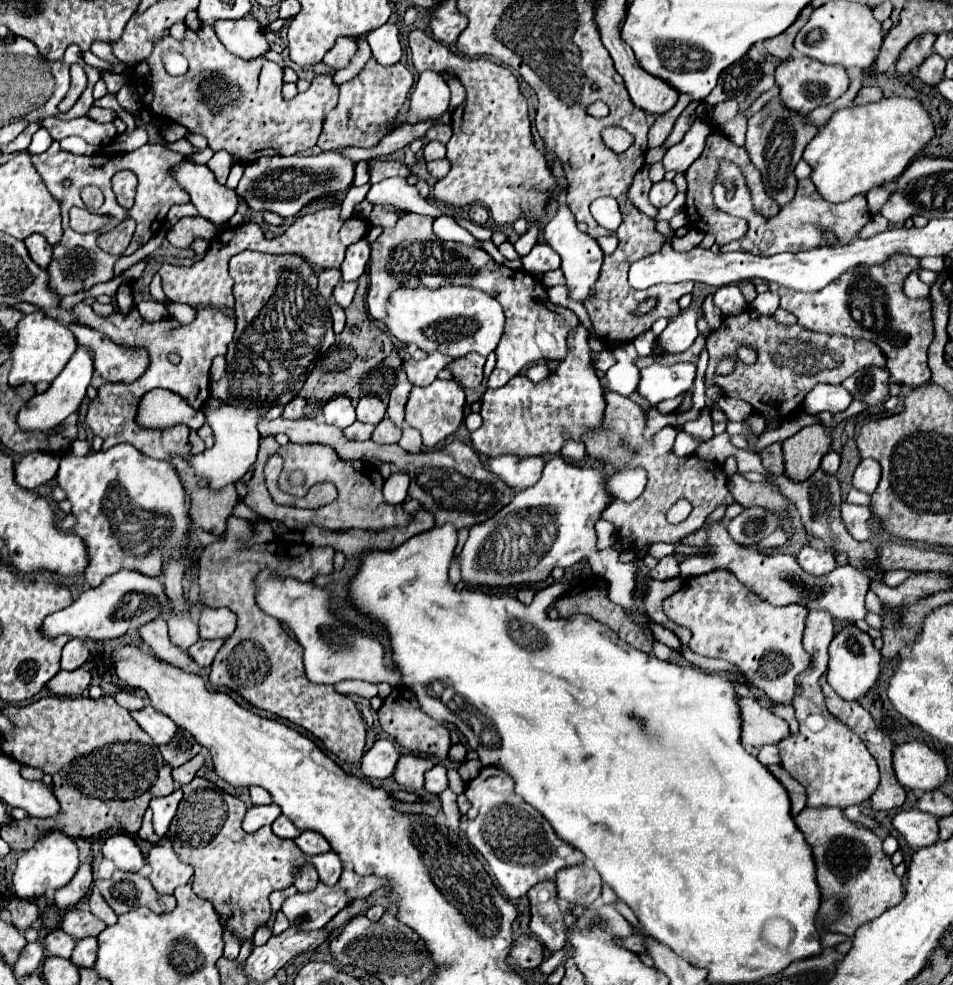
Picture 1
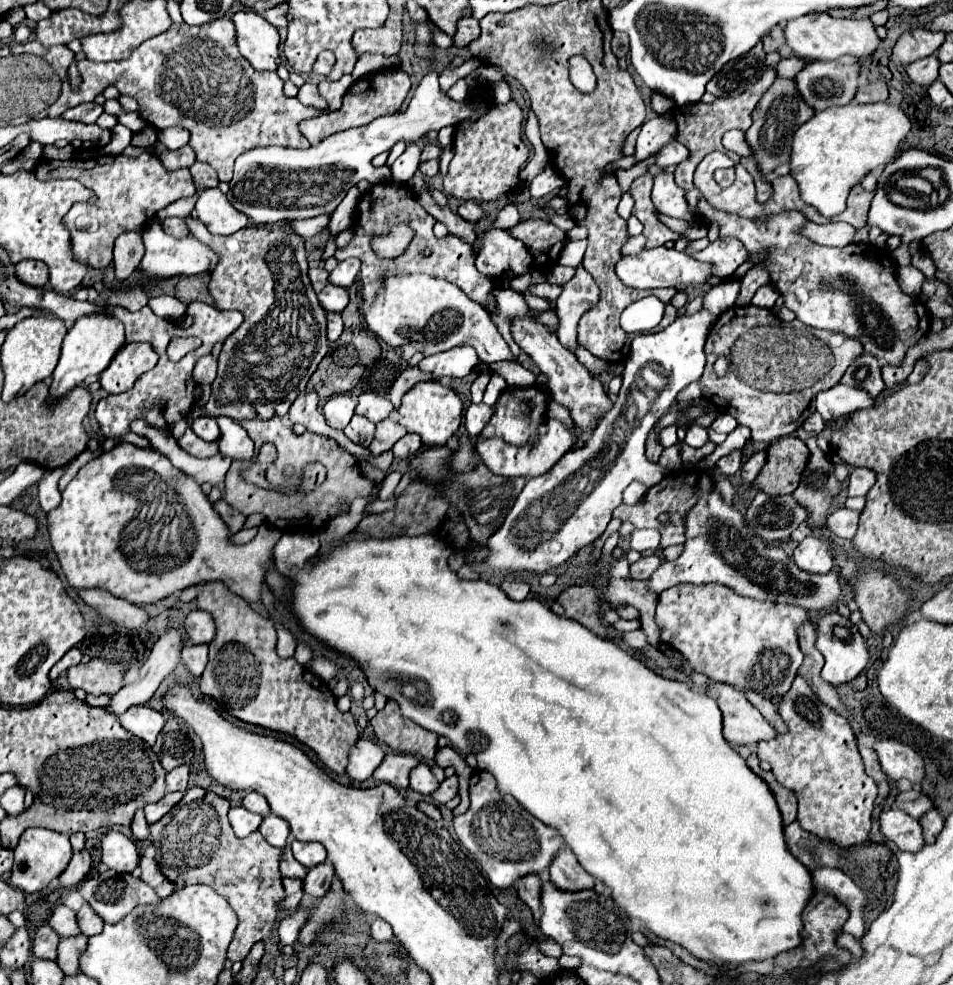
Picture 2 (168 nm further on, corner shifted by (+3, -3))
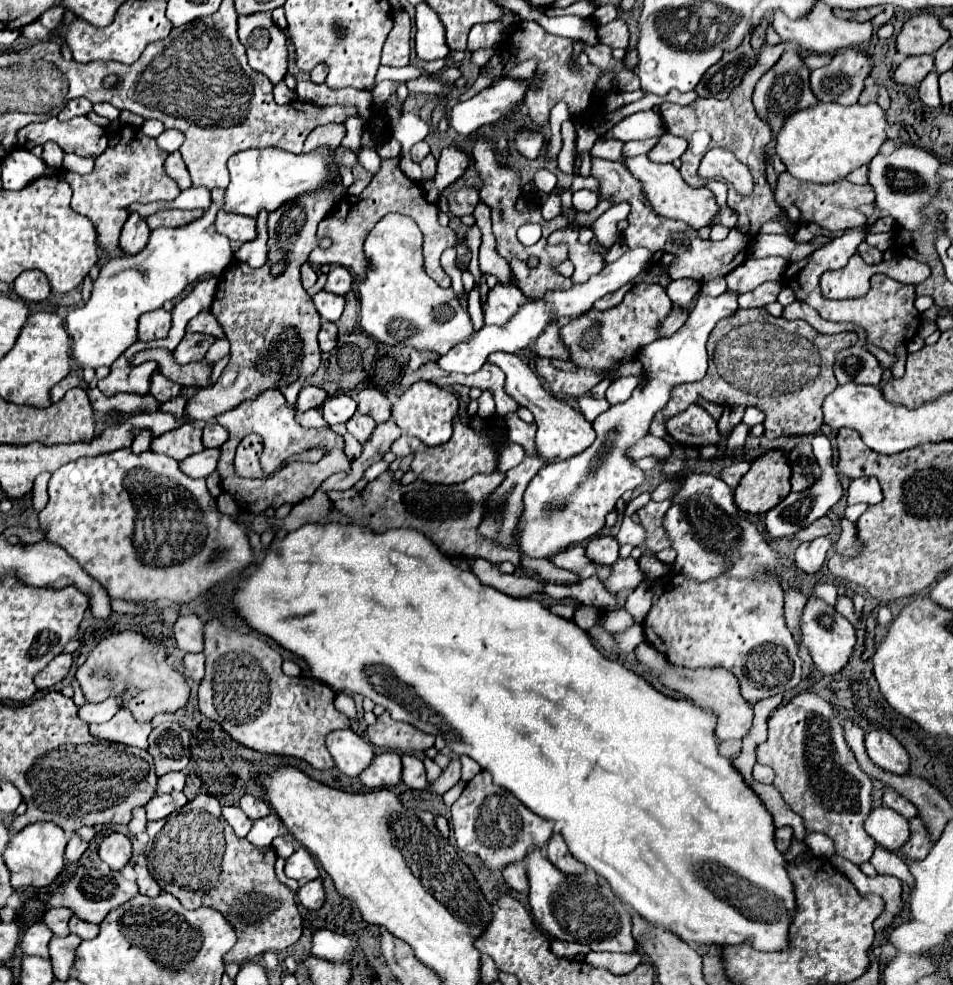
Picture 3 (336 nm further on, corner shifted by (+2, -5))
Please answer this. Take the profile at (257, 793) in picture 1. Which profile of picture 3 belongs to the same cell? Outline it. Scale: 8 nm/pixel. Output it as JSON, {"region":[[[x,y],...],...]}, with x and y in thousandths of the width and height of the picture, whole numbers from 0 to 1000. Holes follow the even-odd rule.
{"region":[[[255,807],[253,809],[253,821],[265,834],[274,831],[274,829],[280,829],[284,825],[280,813],[274,811],[274,809],[268,809],[268,807]]]}

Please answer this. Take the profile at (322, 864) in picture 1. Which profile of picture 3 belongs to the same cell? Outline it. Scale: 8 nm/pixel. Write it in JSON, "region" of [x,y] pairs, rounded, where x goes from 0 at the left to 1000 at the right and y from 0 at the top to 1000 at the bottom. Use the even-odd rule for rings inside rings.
{"region":[[[331,892],[331,894],[322,894],[318,901],[314,901],[312,905],[312,911],[314,911],[314,917],[326,925],[333,925],[337,923],[339,915],[341,915],[341,905],[339,905],[339,896],[337,892]]]}

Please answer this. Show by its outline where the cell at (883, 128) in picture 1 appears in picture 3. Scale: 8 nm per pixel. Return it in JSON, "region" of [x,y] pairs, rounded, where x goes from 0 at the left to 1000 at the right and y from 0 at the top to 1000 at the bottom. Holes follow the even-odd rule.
{"region":[[[857,105],[830,117],[822,131],[815,135],[815,157],[824,165],[826,174],[851,186],[874,186],[887,182],[895,172],[914,165],[922,155],[929,137],[931,121],[920,105],[912,107],[880,107],[880,105]]]}

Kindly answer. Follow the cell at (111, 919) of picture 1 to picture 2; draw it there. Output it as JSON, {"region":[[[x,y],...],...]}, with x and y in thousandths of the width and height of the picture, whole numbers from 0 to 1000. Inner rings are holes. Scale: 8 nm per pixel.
{"region":[[[86,919],[84,921],[84,925],[82,925],[82,939],[84,939],[84,943],[86,943],[86,947],[88,949],[103,949],[107,943],[109,943],[109,935],[107,935],[107,931],[103,931],[101,927],[99,927],[99,923],[94,923],[94,919]]]}

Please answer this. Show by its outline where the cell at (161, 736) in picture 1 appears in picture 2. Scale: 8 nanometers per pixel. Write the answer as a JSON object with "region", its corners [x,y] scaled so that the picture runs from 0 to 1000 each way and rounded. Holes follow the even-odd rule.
{"region":[[[139,716],[132,724],[124,726],[124,730],[130,740],[136,740],[139,746],[151,750],[155,756],[162,756],[166,744],[170,742],[170,736],[174,734],[168,722],[153,716]]]}

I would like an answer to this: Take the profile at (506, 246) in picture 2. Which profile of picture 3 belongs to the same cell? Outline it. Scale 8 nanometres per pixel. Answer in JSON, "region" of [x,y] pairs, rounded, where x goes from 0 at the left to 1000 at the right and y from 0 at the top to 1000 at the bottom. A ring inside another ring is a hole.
{"region":[[[496,291],[496,295],[492,298],[491,318],[498,336],[503,336],[508,331],[508,326],[504,310],[503,293],[501,291]]]}

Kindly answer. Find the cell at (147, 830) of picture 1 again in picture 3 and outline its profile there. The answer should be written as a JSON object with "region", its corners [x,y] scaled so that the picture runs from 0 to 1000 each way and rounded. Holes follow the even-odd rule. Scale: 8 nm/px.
{"region":[[[142,819],[142,823],[140,823],[140,827],[137,827],[137,834],[135,834],[135,844],[140,846],[140,848],[144,848],[144,846],[150,846],[152,844],[152,836],[154,836],[154,831],[152,831],[152,819]]]}

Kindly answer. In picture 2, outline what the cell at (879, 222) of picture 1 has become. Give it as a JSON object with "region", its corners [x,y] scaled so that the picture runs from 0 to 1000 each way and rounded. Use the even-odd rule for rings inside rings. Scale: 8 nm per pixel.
{"region":[[[846,226],[842,237],[860,247],[860,249],[875,249],[875,251],[888,251],[896,247],[898,232],[888,226],[867,226],[867,228],[856,228],[856,226]]]}

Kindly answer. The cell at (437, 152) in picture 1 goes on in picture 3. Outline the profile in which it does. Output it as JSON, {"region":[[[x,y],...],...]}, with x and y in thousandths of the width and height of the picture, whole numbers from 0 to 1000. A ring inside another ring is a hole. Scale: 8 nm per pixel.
{"region":[[[440,143],[440,145],[435,145],[435,147],[431,149],[431,161],[433,161],[435,165],[442,165],[448,157],[450,157],[450,147],[448,147],[446,143]]]}

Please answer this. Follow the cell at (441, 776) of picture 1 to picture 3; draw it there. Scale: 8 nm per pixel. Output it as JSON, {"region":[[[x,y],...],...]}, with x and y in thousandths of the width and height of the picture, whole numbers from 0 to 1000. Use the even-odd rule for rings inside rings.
{"region":[[[421,766],[421,775],[423,775],[423,785],[421,791],[429,801],[446,801],[448,789],[446,789],[446,779],[444,773],[435,766]]]}

